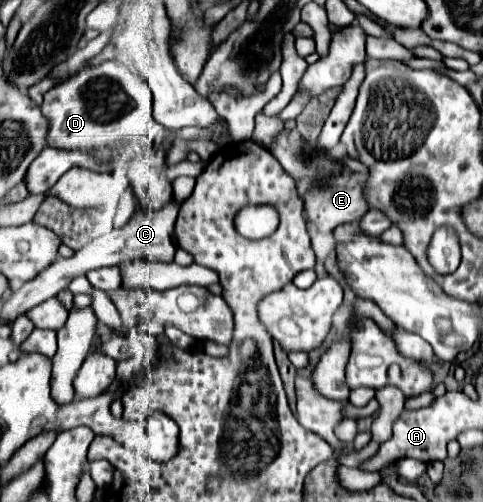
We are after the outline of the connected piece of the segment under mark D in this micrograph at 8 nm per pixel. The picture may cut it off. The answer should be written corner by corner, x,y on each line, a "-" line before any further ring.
110,60
84,68
70,80
44,94
42,114
50,120
48,146
66,150
94,150
116,146
132,136
150,136
152,140
158,140
162,138
162,124
154,120
152,106
154,98
148,82
124,64

